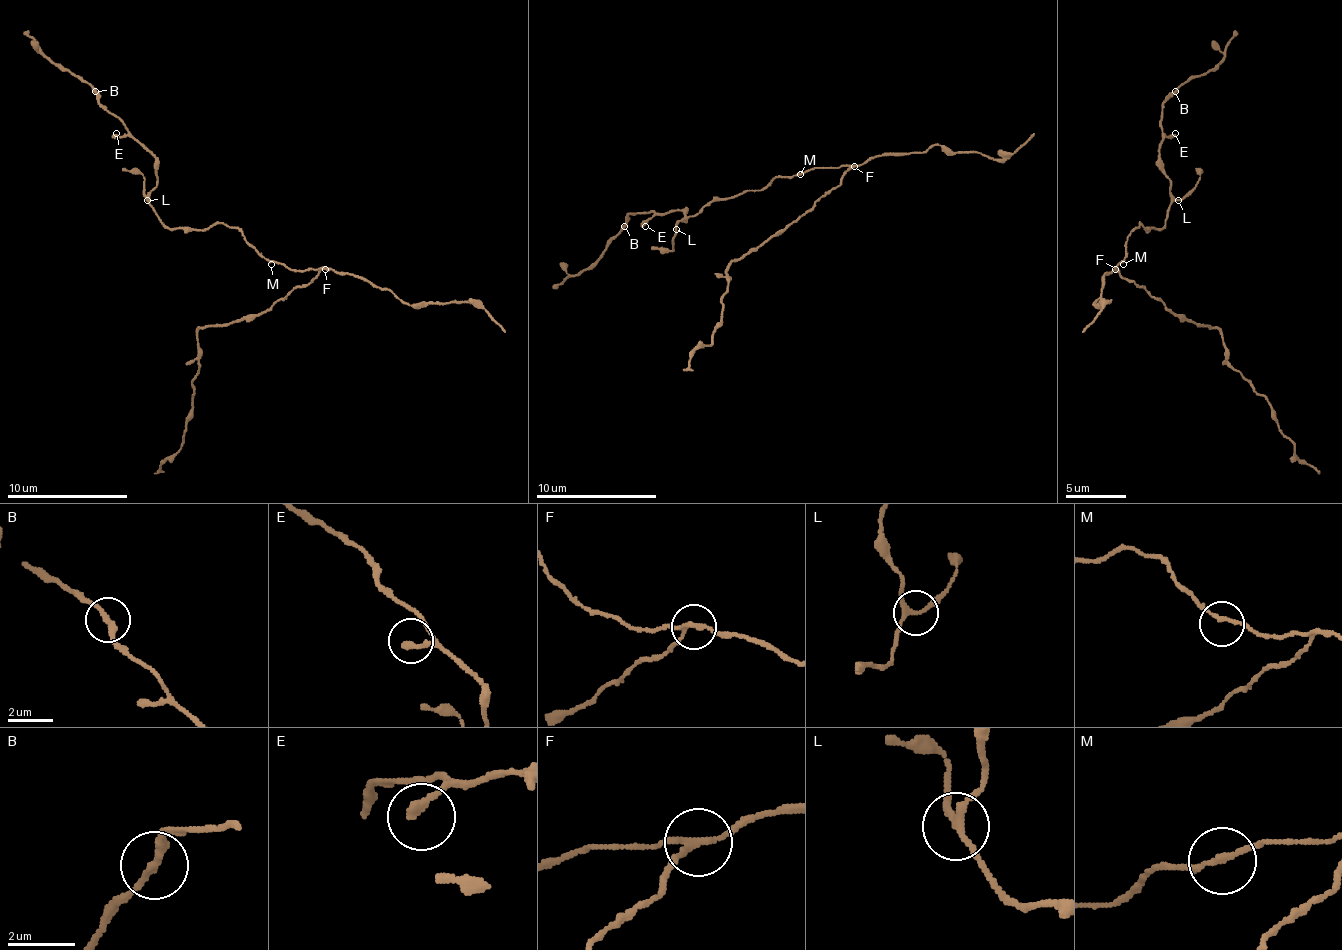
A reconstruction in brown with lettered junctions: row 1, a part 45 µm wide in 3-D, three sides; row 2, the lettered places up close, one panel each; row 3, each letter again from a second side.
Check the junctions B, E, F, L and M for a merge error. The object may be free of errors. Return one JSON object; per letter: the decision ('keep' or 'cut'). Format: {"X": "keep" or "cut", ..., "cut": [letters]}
{"B": "keep", "E": "keep", "F": "cut", "L": "keep", "M": "keep", "cut": ["F"]}

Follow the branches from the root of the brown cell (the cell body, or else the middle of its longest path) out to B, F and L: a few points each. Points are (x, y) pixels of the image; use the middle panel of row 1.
B: (800, 171), (773, 177), (760, 189), (712, 199), (679, 223), (682, 211), (648, 211), (630, 214), (624, 226)
F: (800, 171), (854, 165)
L: (800, 171), (791, 177), (773, 177), (760, 189), (742, 189), (727, 199), (712, 199), (676, 229)

